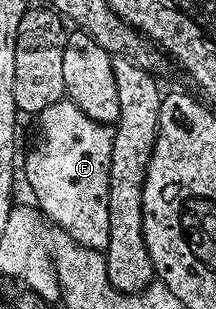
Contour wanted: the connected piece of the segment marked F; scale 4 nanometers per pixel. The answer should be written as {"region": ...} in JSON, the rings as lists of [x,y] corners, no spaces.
{"region":[[[67,97],[40,112],[38,122],[40,141],[22,159],[22,177],[24,175],[36,199],[35,204],[47,220],[50,218],[59,226],[59,230],[71,236],[76,243],[102,251],[109,243],[109,167],[115,128],[86,117]]]}

